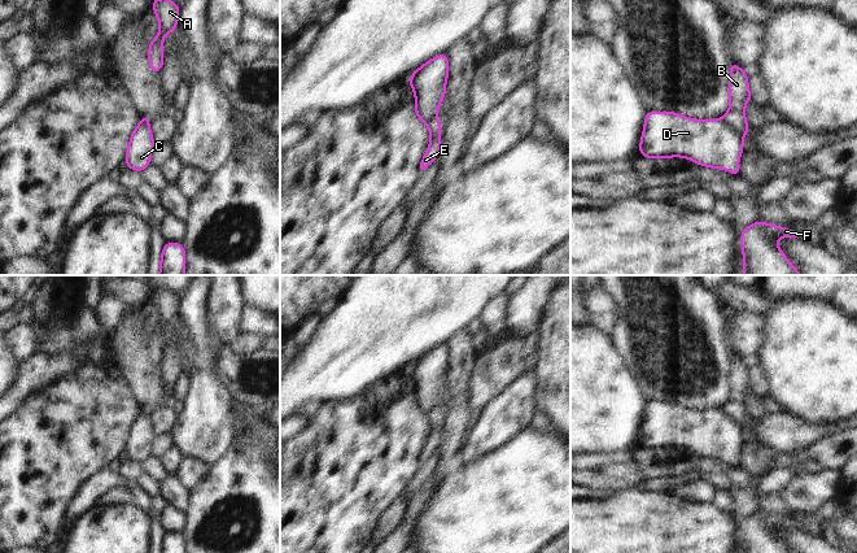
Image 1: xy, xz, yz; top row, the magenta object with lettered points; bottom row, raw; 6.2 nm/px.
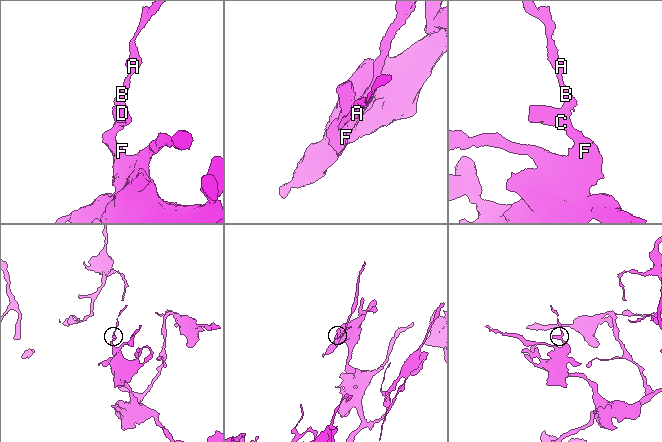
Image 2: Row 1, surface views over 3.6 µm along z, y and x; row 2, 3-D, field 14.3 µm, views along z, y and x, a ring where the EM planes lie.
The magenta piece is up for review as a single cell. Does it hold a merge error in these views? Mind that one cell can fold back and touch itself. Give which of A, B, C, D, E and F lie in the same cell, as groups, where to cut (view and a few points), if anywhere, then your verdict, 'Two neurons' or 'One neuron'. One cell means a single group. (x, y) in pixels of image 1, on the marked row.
Groups: A B E / C D F. Split along yz (721, 120), (737, 129). Two neurons

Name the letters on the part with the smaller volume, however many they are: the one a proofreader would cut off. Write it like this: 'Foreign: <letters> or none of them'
Foreign: A, B, E

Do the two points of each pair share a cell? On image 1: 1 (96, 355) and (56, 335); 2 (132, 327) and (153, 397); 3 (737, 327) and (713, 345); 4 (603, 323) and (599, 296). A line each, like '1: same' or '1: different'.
1: same
2: same
3: different
4: same

